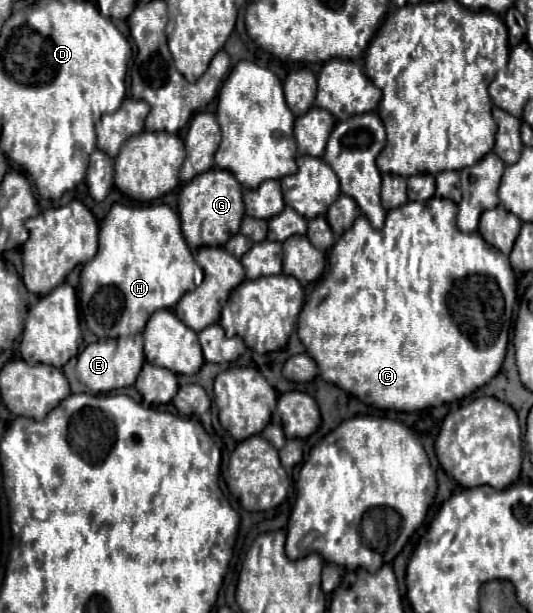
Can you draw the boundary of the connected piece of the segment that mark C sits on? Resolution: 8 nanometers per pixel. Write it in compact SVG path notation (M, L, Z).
M430 198L426 202L406 202L386 214L386 222L382 230L374 230L368 218L360 216L354 220L354 226L342 234L331 249L328 266L324 277L316 287L300 312L297 332L306 352L316 360L320 376L326 382L336 384L358 400L372 404L382 410L398 410L398 412L416 412L430 406L442 406L464 396L470 396L476 388L484 386L490 378L494 378L502 366L508 346L508 332L512 324L512 310L516 304L516 278L508 256L494 246L486 244L478 232L462 234L456 228L456 204L446 198Z

